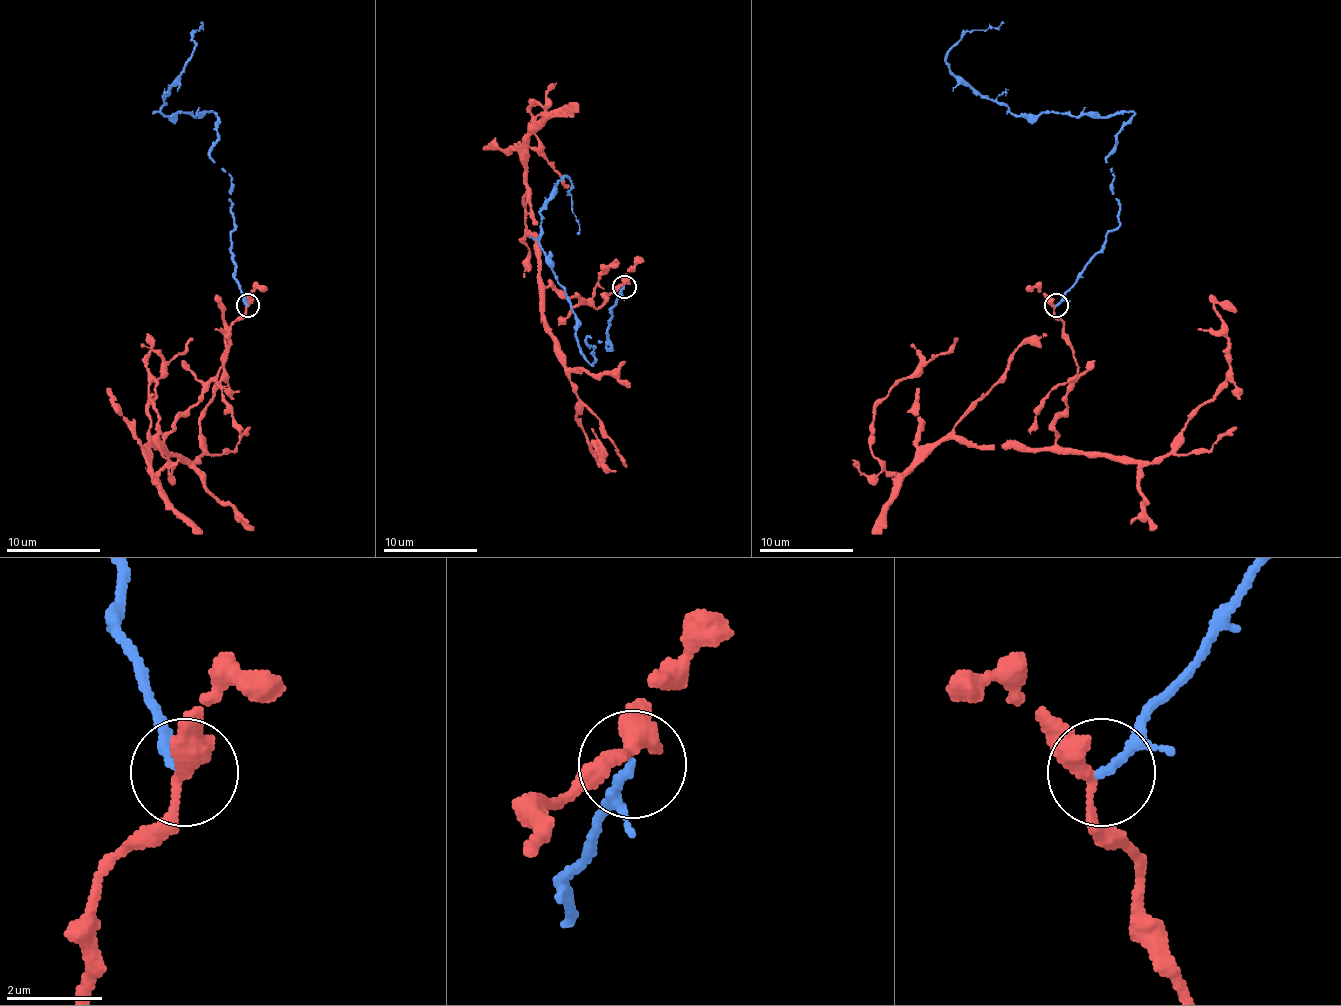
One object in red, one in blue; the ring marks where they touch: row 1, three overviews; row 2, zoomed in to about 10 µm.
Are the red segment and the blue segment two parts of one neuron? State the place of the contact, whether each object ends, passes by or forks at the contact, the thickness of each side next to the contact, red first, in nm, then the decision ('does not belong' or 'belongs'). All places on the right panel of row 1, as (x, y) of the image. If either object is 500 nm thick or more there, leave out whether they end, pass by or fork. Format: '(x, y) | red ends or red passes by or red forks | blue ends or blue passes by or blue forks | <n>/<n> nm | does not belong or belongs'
(1056, 305) | red passes by | blue ends | 360/200 nm | does not belong

